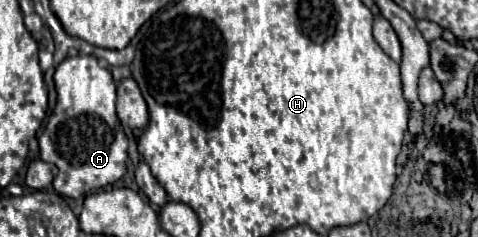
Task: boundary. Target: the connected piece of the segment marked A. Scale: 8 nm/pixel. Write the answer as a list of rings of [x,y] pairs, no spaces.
[[[76,55],[66,57],[54,73],[54,83],[58,91],[58,103],[54,113],[48,117],[48,123],[40,135],[40,157],[52,165],[58,167],[58,177],[54,179],[56,193],[78,199],[84,197],[90,189],[100,189],[106,185],[112,185],[126,173],[126,161],[128,161],[128,139],[122,131],[122,125],[116,117],[116,87],[112,81],[112,73],[98,65],[96,57],[92,55]]]

